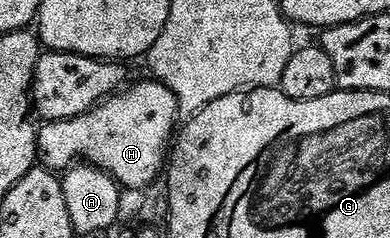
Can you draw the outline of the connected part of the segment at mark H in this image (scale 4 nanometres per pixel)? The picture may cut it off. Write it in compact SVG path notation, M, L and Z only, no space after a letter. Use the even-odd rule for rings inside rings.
M146 79L147 81L139 81L135 86L132 84L130 87L124 88L122 91L116 92L114 95L107 98L107 100L102 101L95 108L90 109L87 113L82 113L77 115L73 119L65 119L64 121L48 121L46 124L39 129L39 156L41 158L42 164L46 168L52 171L66 171L71 168L72 165L76 164L80 159L85 159L86 164L95 165L98 169L104 169L104 171L109 174L110 177L115 178L119 182L123 189L145 189L156 184L155 181L159 177L159 172L164 172L165 166L169 161L169 150L173 145L173 138L177 133L177 124L180 120L179 116L179 100L177 95L169 88L168 85L163 84L162 81L156 79Z

